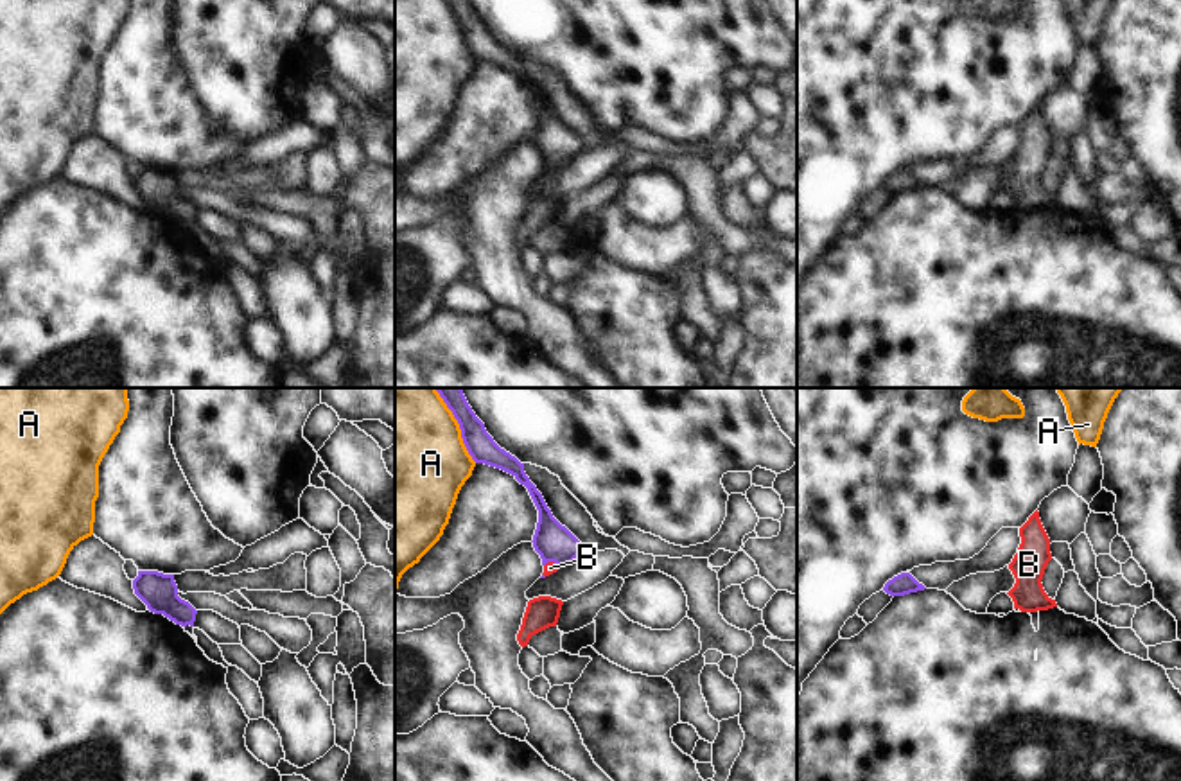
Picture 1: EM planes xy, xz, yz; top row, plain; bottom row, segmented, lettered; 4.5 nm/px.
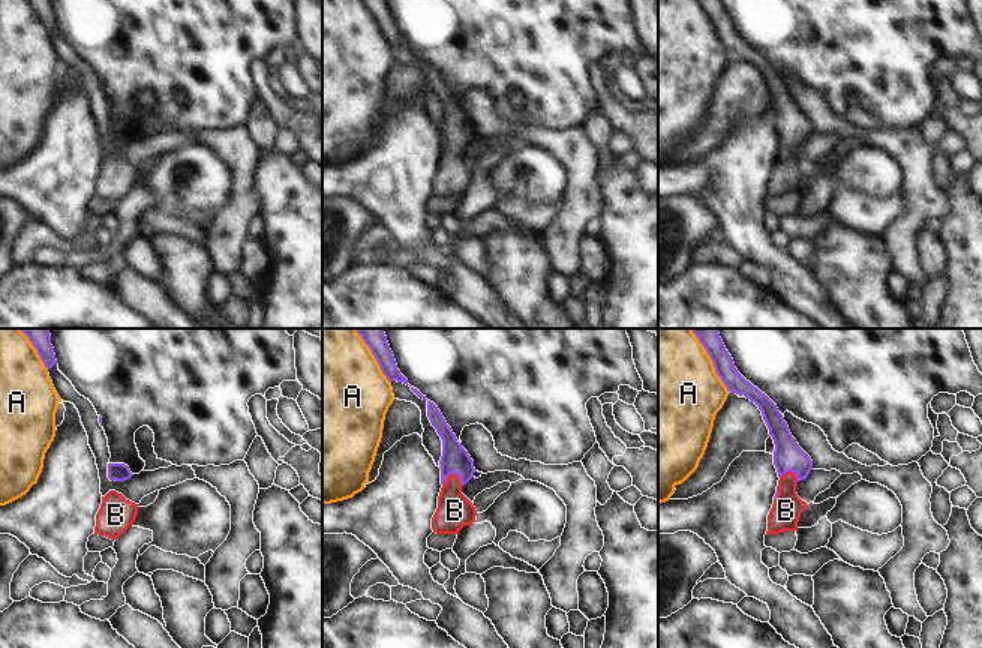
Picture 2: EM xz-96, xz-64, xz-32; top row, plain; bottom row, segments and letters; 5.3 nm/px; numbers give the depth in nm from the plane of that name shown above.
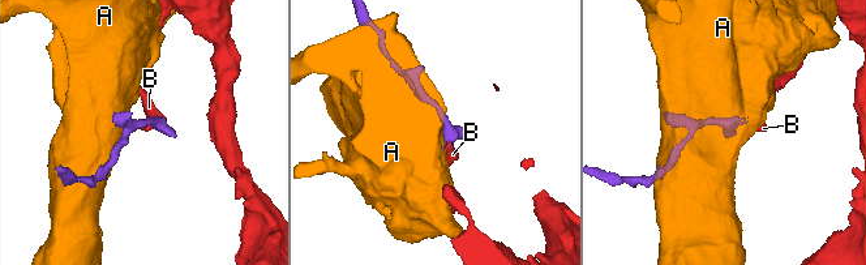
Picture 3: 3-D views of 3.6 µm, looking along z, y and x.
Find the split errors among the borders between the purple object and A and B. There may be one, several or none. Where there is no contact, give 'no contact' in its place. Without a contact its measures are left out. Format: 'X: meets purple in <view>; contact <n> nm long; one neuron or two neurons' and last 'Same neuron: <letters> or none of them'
A: meets purple in xz; contact 380 nm long; two neurons
B: meets purple in xz; contact 70 nm long; one neuron
Same neuron: B

